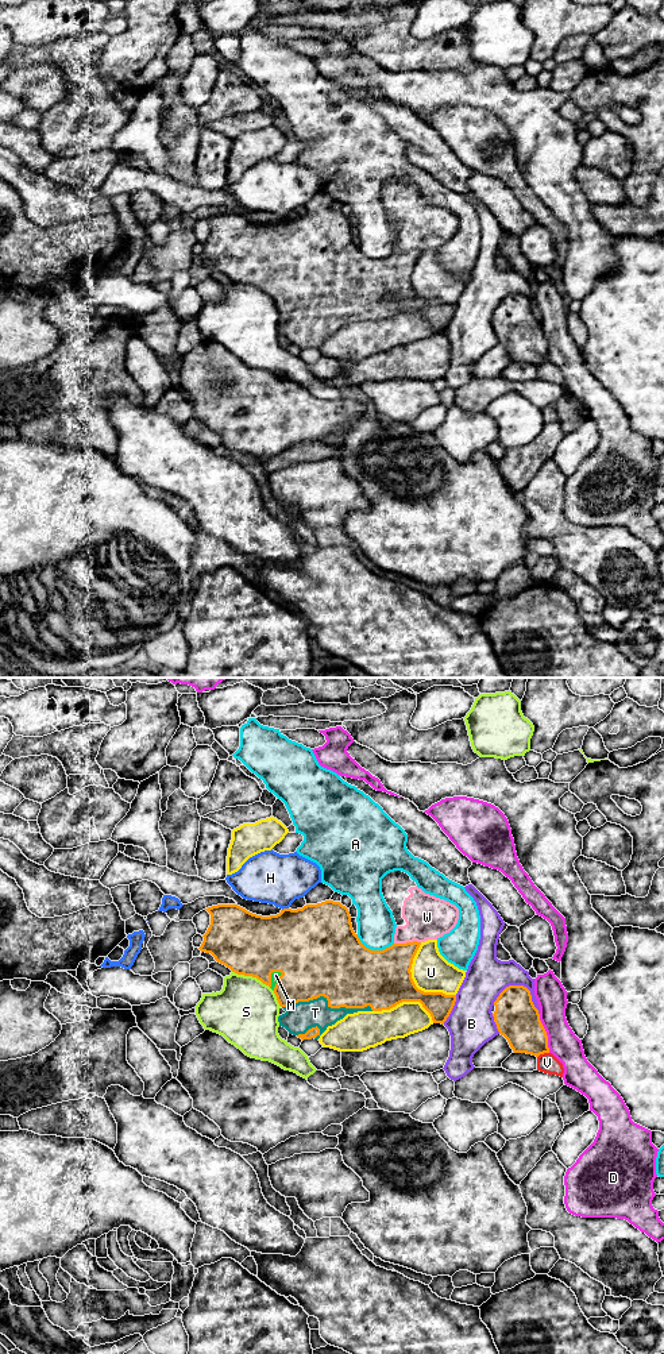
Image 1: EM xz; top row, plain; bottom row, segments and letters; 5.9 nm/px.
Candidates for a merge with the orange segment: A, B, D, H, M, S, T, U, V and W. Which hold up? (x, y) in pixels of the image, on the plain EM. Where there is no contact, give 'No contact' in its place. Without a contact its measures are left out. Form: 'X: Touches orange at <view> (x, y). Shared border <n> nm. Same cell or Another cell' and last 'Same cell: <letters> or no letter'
A: Touches orange at xz (374, 259). Shared border 240 nm. Another cell
B: Touches orange at xz (522, 294). Shared border 280 nm. Another cell
D: Touches orange at xz (545, 342). Shared border 240 nm. Another cell
H: Touches orange at xz (285, 218). Shared border 40 nm. Another cell
M: Touches orange at xz (280, 289). Shared border 130 nm. Same cell
S: Touches orange at xz (251, 284). Shared border 240 nm. Another cell
T: Touches orange at xz (328, 312). Shared border 550 nm. Same cell
U: Touches orange at xz (414, 293). Shared border 380 nm. Another cell
V: Touches orange at xz (543, 362). Shared border 80 nm. Another cell
W: Touches orange at xz (406, 251). Shared border 160 nm. Another cell
Same cell: M, T

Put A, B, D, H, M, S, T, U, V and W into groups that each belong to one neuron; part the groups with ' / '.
A / B / D / H / M T / S / U / V / W

